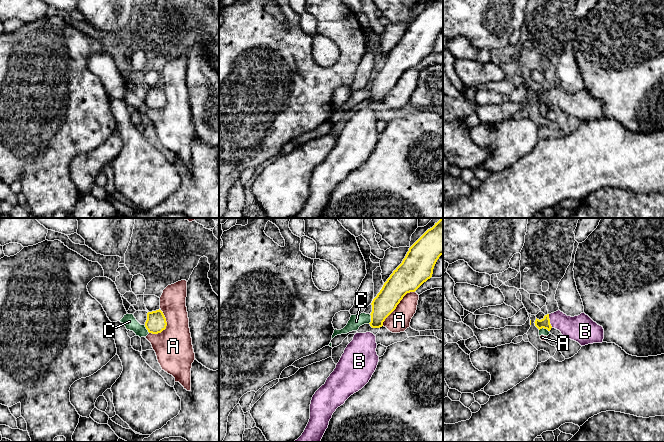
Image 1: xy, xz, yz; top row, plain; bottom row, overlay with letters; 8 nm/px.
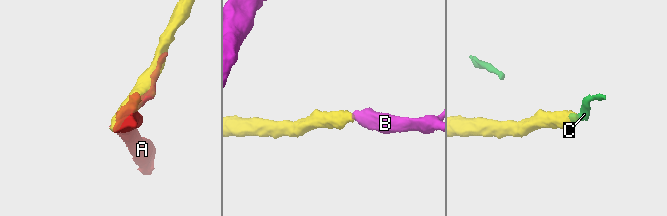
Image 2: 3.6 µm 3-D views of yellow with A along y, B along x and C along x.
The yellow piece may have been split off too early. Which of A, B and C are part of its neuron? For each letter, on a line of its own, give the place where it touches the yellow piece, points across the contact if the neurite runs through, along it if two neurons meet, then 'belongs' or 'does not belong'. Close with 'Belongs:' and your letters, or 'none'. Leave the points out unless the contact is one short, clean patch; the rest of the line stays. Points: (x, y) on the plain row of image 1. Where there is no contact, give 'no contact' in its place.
A: xz (396, 82) | does not belong
B: yz (549, 97) | across yz (544, 99), (549, 97), (579, 104) | belongs
C: xz (371, 95) | along xz (370, 90), (370, 97), (368, 99) | does not belong
Belongs: B

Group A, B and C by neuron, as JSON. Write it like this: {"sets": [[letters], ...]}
{"sets": [["A", "C"], ["B"]]}

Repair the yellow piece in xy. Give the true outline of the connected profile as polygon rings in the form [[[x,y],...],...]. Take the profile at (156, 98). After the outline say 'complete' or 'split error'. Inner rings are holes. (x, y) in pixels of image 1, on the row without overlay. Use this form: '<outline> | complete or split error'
[[[159,85],[147,89],[145,103],[149,109],[158,110],[166,105],[167,98],[163,88]]] | complete

